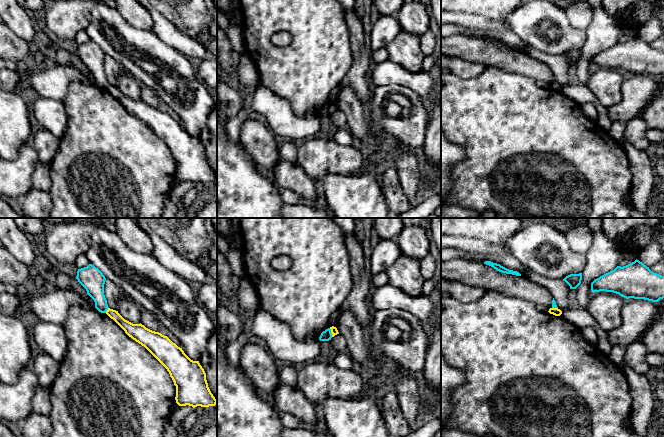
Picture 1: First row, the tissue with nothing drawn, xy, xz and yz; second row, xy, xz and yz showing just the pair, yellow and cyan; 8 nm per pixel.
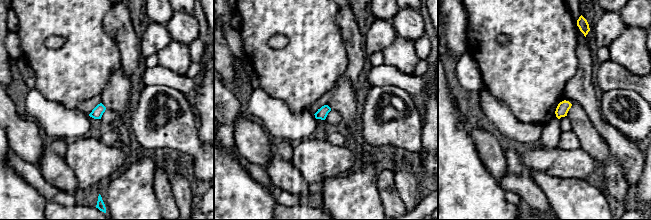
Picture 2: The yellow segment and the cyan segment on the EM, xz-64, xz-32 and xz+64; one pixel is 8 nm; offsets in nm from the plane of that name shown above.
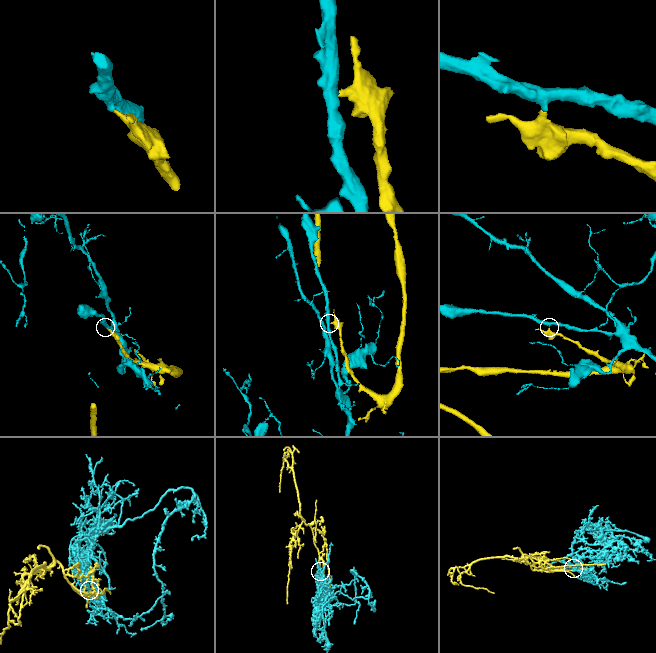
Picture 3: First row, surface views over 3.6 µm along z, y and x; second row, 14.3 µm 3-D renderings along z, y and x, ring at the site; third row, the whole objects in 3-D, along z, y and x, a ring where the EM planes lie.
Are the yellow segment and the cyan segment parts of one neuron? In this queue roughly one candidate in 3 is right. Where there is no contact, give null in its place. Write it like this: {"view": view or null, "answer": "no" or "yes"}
{"view": "xz", "answer": "no"}

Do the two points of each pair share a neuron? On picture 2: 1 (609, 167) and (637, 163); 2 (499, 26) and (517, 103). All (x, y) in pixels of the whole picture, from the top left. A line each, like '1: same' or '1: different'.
1: different
2: same

